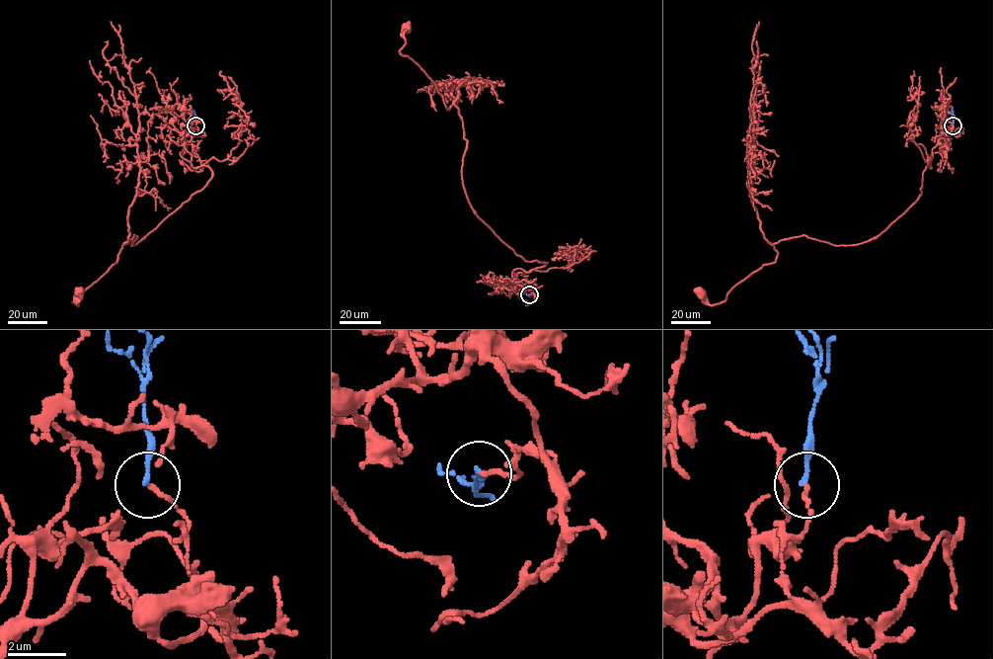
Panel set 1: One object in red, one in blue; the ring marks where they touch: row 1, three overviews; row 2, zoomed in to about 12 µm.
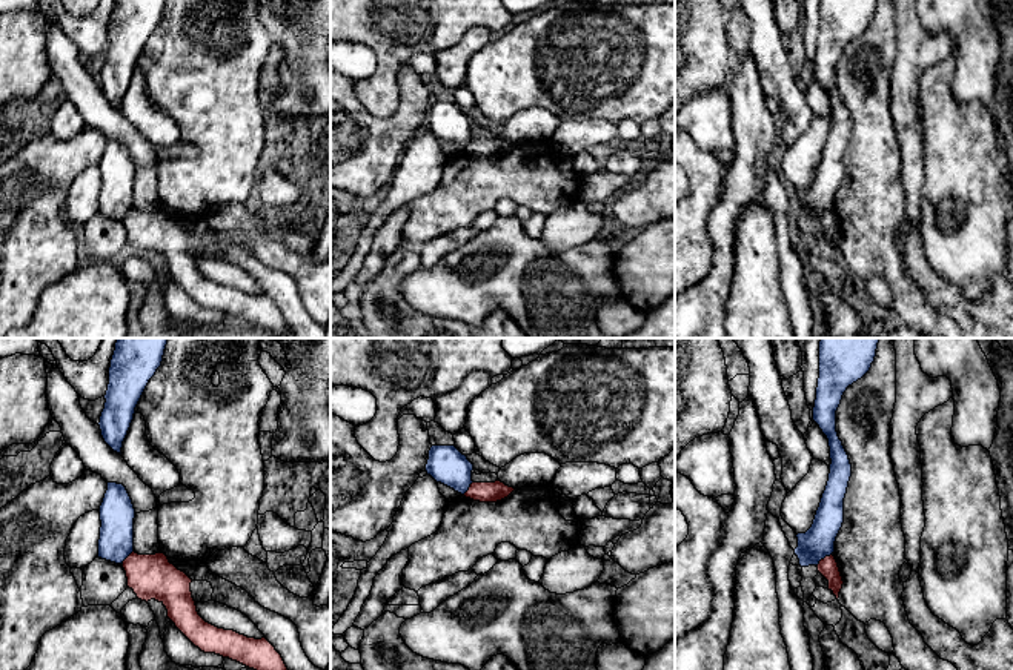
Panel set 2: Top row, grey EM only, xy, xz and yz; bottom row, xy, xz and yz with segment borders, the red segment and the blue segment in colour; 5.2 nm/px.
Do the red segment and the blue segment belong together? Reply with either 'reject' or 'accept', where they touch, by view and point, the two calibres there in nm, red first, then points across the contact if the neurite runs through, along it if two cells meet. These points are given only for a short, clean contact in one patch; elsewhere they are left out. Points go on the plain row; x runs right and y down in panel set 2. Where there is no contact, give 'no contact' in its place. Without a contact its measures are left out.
reject | yz (824, 214) | 100/170 nm | along yz (832, 209), (826, 211), (817, 222)

